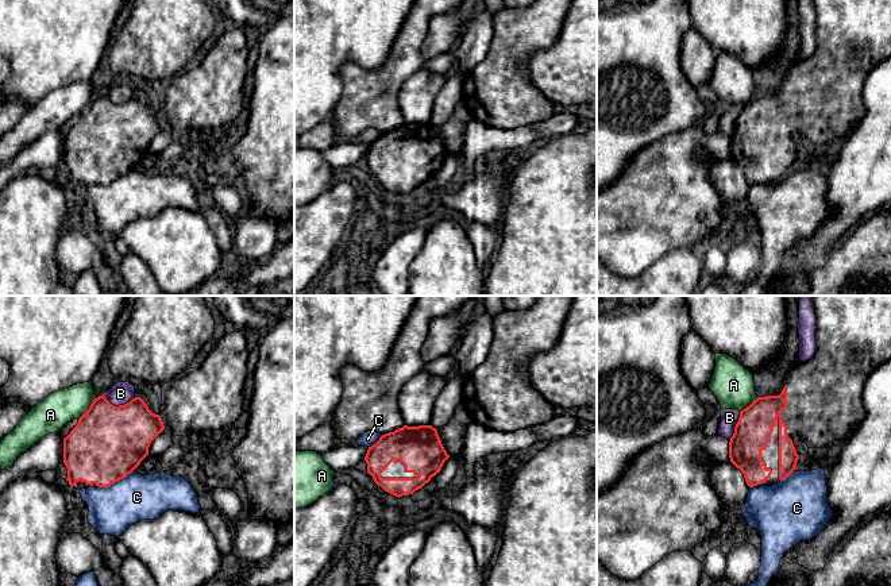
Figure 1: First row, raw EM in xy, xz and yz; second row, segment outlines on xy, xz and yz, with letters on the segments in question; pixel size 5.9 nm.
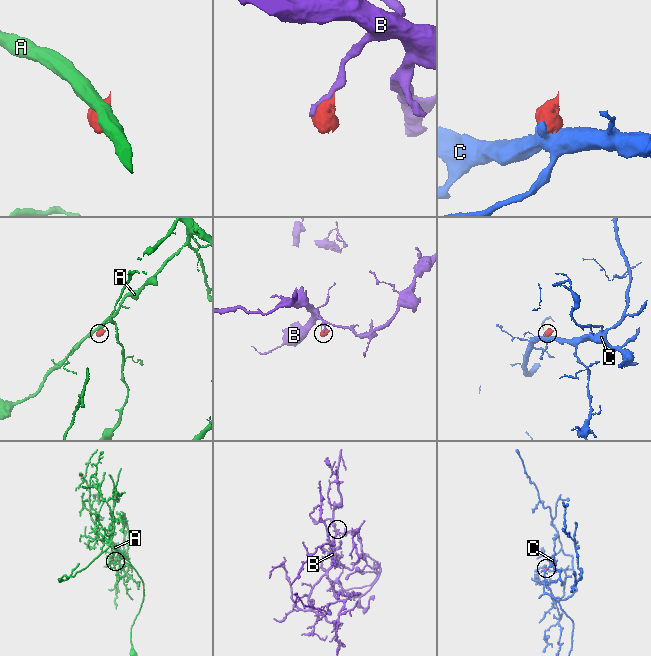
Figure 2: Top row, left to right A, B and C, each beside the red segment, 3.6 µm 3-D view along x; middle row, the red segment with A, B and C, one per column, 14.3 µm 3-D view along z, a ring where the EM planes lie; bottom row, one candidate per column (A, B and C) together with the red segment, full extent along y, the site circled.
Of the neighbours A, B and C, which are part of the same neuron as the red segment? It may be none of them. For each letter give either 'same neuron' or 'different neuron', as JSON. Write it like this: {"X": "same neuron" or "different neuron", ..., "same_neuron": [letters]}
{"A": "different neuron", "B": "different neuron", "C": "different neuron", "same_neuron": []}

